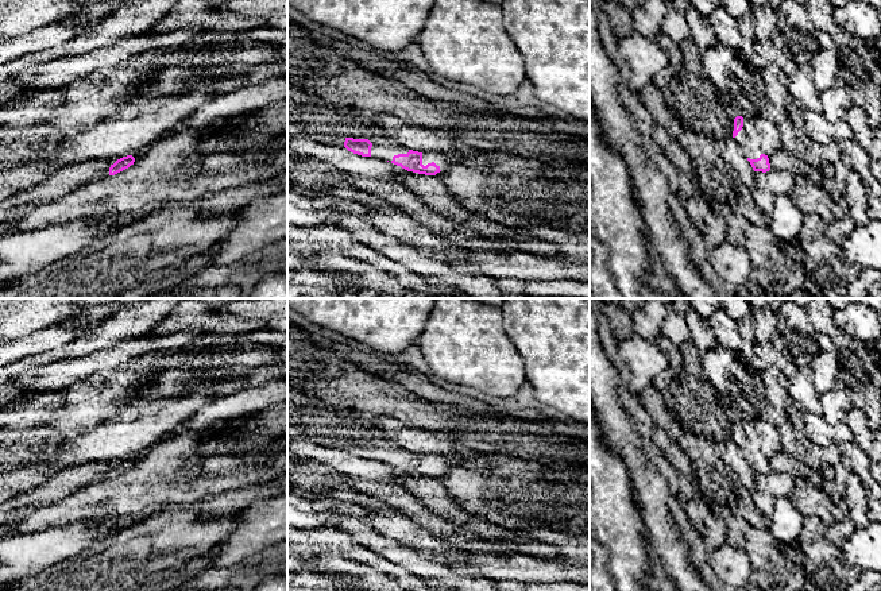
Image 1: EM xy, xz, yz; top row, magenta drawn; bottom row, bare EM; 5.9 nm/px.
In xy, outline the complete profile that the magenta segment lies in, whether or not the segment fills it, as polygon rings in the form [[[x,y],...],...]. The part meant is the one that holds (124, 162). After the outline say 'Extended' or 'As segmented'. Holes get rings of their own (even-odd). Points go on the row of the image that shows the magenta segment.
[[[148,147],[142,148],[140,151],[135,151],[127,157],[123,157],[120,159],[117,159],[113,165],[111,165],[109,167],[109,175],[115,175],[125,169],[128,169],[131,165],[134,165],[134,162],[140,158],[143,155],[143,152],[147,150]]]. Extended

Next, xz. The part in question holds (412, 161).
[[[409,150],[407,154],[394,155],[391,163],[407,171],[441,177],[451,165],[457,162],[441,152],[418,152]]]. Extended

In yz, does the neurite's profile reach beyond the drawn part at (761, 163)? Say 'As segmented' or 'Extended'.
Extended

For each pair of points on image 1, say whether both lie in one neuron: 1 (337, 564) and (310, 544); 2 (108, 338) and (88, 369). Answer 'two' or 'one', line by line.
1: two
2: two

